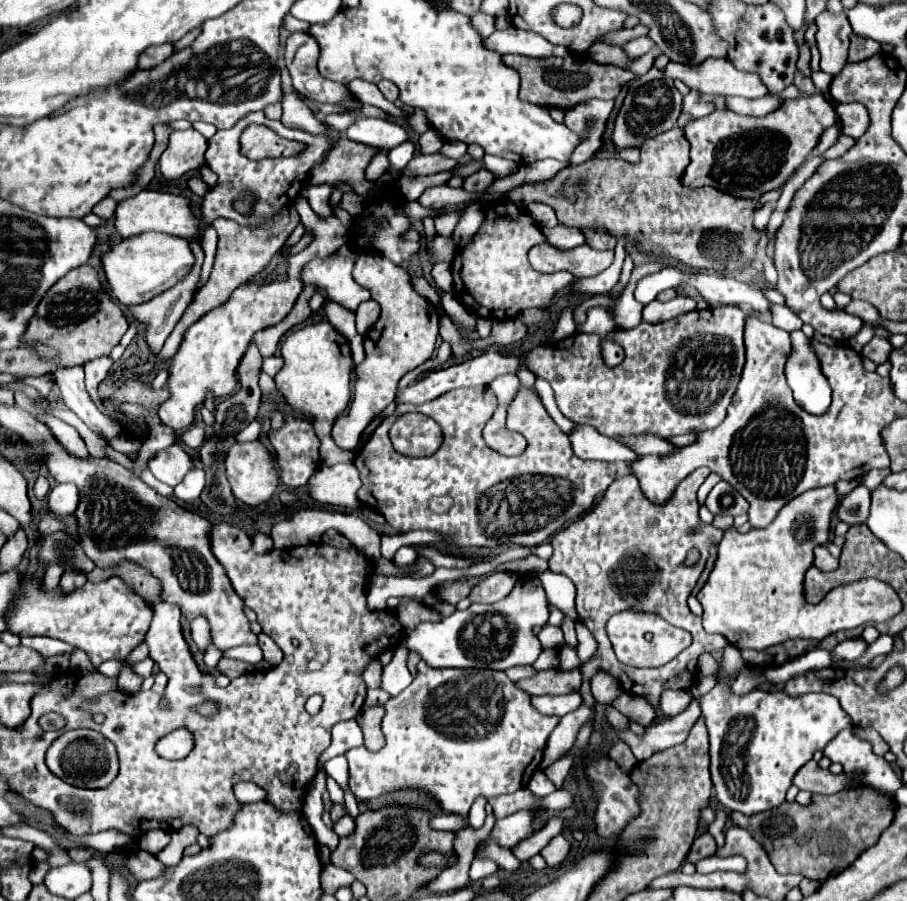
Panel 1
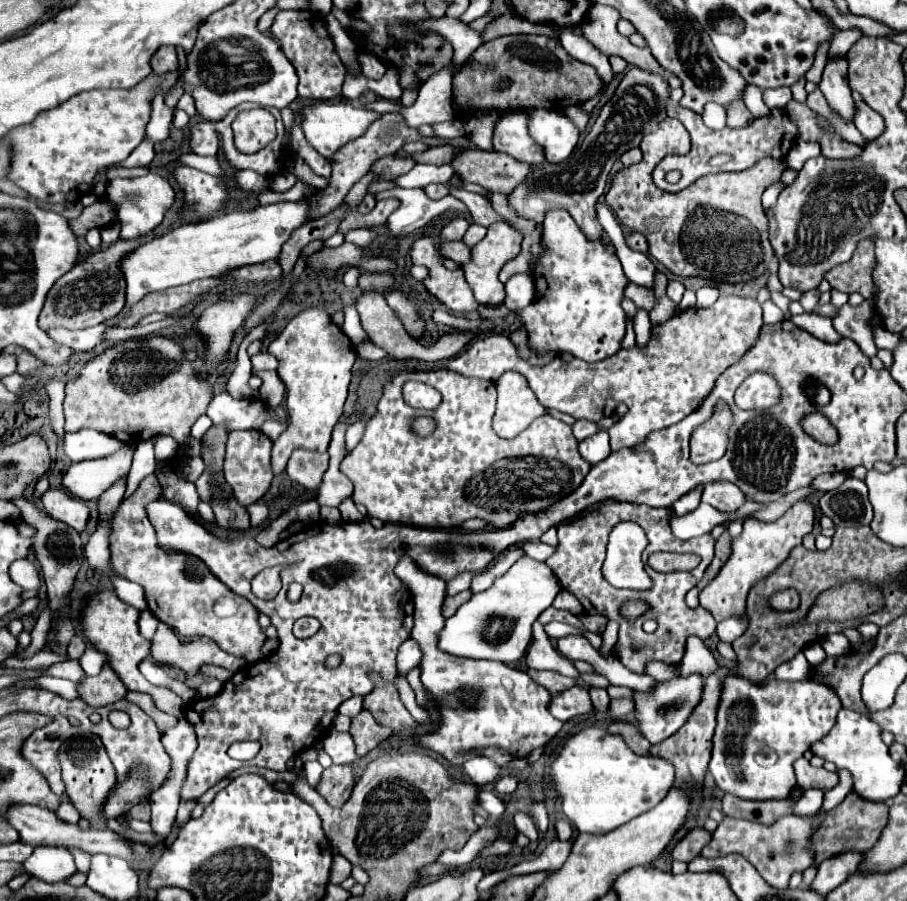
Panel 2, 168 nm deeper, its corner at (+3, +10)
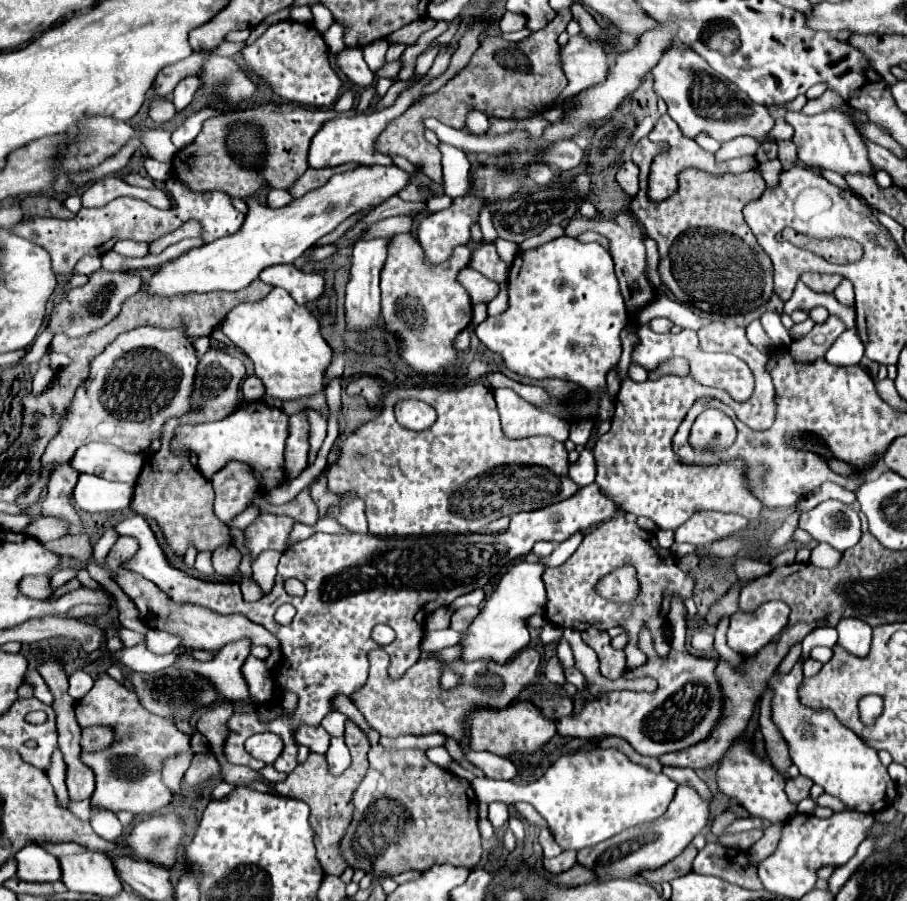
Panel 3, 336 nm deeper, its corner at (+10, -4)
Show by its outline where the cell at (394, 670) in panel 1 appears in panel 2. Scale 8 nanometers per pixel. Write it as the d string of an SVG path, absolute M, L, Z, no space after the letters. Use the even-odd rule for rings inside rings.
M410 638L406 640L402 646L400 646L400 652L398 652L398 670L400 674L412 670L414 666L418 666L422 660L422 650L420 646Z

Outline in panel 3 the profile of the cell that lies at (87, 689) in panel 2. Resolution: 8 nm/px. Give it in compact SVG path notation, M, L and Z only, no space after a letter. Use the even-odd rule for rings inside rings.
M101 672L95 686L75 704L79 726L111 726L115 730L115 746L123 746L123 752L95 752L83 754L83 760L95 768L97 788L91 796L91 810L111 810L113 814L129 810L133 814L151 816L171 802L171 790L161 782L161 764L167 756L183 752L191 746L191 738L171 724L173 720L153 716L139 700L139 696L127 686L113 680L107 672Z

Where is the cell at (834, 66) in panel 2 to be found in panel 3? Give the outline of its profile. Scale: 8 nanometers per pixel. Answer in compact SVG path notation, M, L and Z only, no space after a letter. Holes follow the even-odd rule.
M843 106L829 108L815 116L805 116L801 112L785 112L783 118L795 128L793 142L797 146L799 158L805 164L819 164L819 166L835 170L839 174L847 174L847 172L873 174L873 166L867 160L867 148L865 148L861 136L857 134L853 120L845 114Z

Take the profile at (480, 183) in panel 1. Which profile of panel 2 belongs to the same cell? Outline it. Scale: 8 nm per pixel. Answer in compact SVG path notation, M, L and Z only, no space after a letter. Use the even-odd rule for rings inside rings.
M428 184L428 186L424 186L422 190L424 190L426 196L432 198L432 200L440 200L440 198L444 198L444 196L448 194L448 186L444 186L444 184Z

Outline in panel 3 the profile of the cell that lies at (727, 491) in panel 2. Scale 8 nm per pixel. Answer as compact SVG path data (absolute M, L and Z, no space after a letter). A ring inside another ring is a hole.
M695 512L681 528L675 530L675 542L689 542L695 546L705 546L715 540L727 538L737 530L745 528L747 518L739 514L723 512Z

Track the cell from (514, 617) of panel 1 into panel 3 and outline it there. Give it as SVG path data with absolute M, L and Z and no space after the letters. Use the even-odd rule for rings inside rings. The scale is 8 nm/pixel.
M517 562L509 568L507 574L503 574L497 588L485 600L481 612L475 616L475 620L469 624L469 628L463 632L463 638L459 640L463 662L483 660L493 664L507 664L507 660L511 660L515 654L527 648L531 640L527 624L529 618L533 614L545 614L547 594L541 574L543 574L541 564L527 562Z

